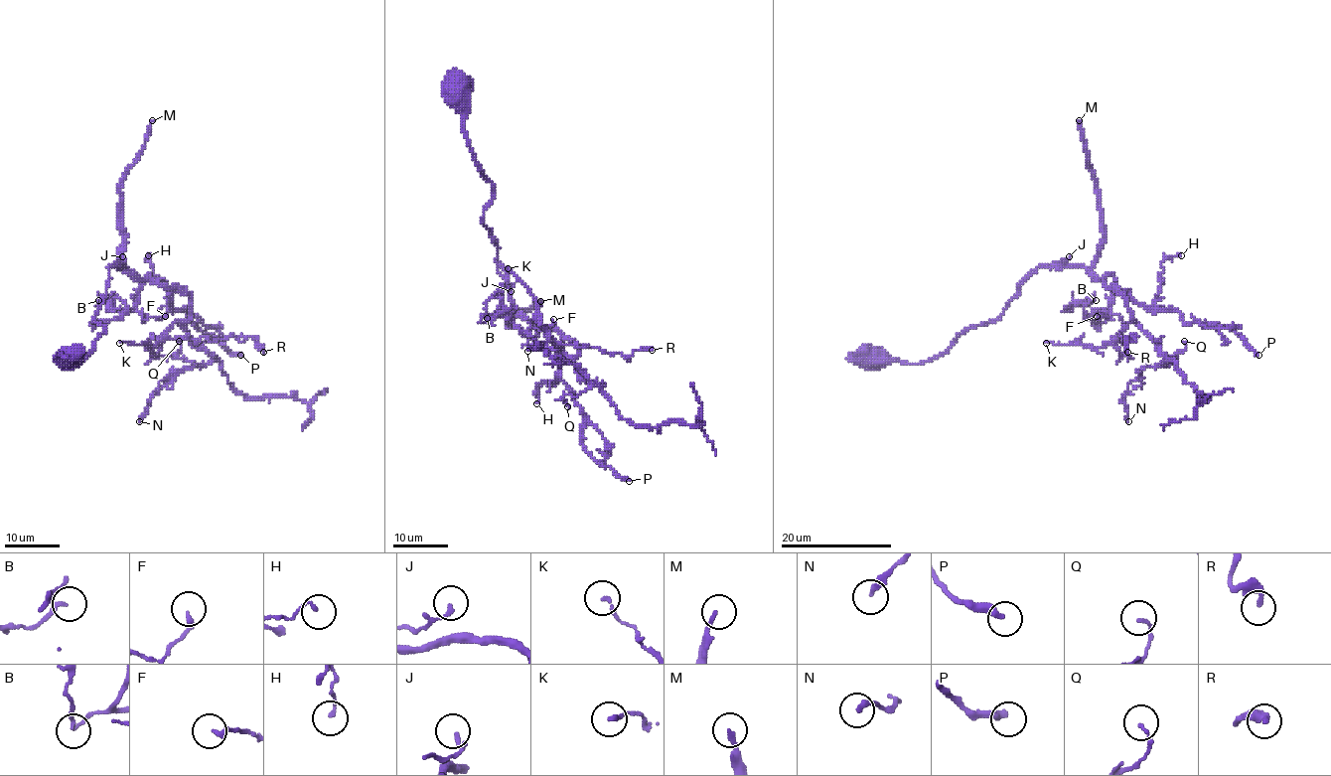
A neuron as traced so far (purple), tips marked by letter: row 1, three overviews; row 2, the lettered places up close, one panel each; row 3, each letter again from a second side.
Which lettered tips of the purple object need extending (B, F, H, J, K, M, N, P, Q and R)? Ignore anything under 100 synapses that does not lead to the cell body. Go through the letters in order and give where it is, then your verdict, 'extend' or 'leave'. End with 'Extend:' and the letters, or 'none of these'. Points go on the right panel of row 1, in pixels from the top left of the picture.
B: (1096, 300) | leave
F: (1097, 316) | leave
H: (1181, 255) | leave
J: (1069, 256) | leave
K: (1046, 343) | leave
M: (1079, 120) | extend
N: (1128, 421) | leave
P: (1258, 355) | leave
Q: (1184, 341) | leave
R: (1127, 352) | leave
Extend: M

